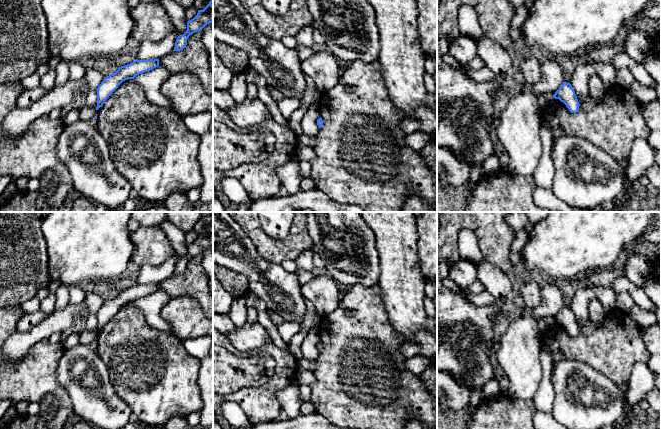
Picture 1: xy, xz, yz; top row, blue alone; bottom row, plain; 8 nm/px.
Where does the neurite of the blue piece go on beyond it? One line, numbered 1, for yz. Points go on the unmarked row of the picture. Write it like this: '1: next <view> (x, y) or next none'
1: next none

